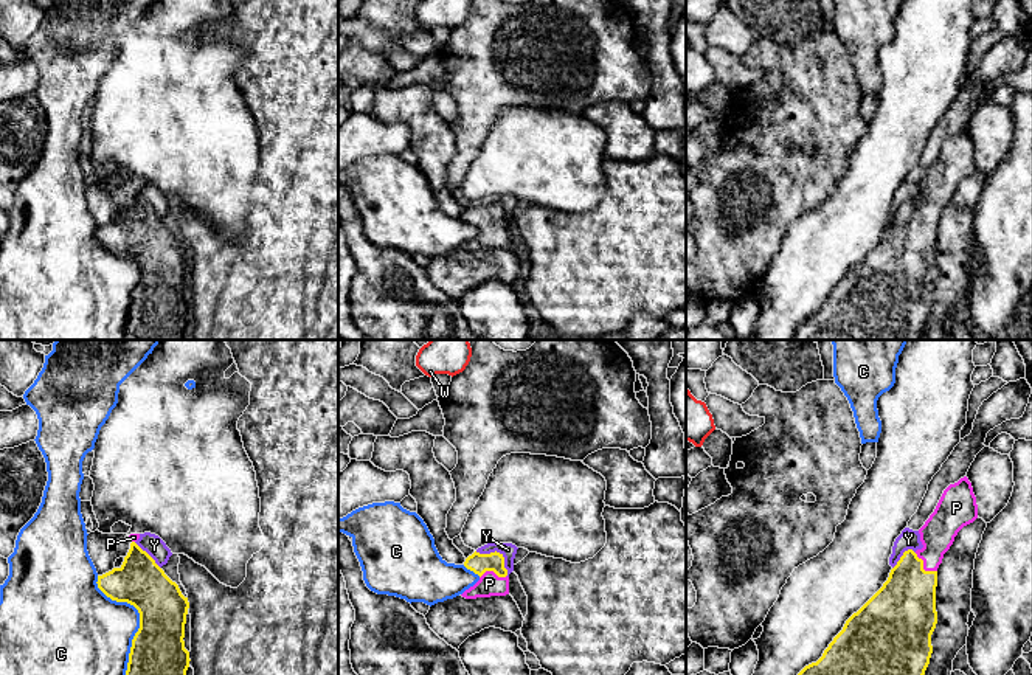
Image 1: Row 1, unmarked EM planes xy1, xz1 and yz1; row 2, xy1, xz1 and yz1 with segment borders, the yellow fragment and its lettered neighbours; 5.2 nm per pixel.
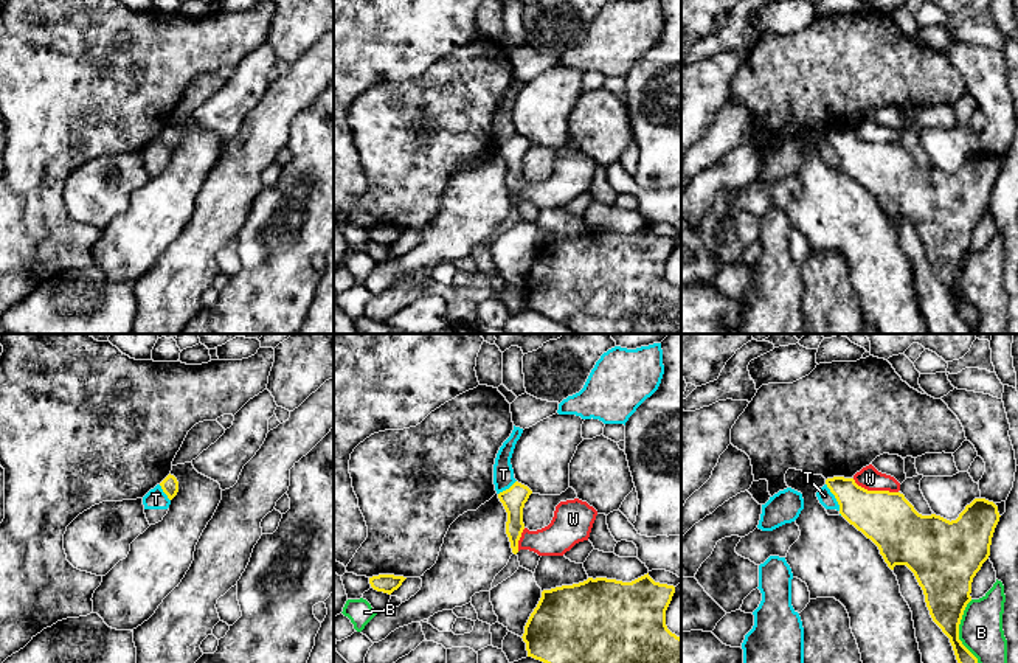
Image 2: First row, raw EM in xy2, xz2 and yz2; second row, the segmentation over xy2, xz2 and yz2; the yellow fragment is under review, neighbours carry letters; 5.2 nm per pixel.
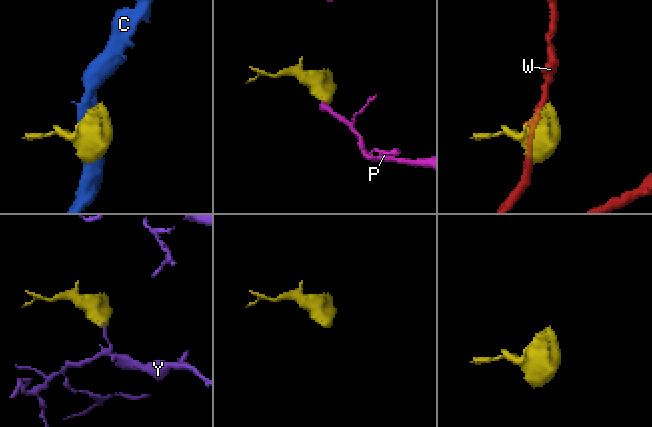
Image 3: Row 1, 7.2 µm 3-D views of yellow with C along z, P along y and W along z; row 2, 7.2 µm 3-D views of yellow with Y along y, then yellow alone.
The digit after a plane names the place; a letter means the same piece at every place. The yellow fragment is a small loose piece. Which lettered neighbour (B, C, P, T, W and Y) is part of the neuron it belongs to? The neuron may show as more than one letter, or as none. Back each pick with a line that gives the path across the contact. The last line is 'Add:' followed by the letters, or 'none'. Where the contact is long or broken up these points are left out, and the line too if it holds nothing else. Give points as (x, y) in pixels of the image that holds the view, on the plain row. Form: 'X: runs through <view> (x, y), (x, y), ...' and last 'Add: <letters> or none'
P: runs through yz1 (903, 263), (922, 219), (933, 204), (938, 186)
Add: P

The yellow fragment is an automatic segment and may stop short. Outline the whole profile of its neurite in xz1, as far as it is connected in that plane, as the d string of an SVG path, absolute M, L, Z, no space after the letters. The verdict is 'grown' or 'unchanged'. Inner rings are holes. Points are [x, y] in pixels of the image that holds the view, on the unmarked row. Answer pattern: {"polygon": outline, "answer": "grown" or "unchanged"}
{"polygon": "M473 205L464 219L480 228L480 233L461 248L466 251L506 248L509 247L509 230L504 220L504 209L500 205Z", "answer": "grown"}

